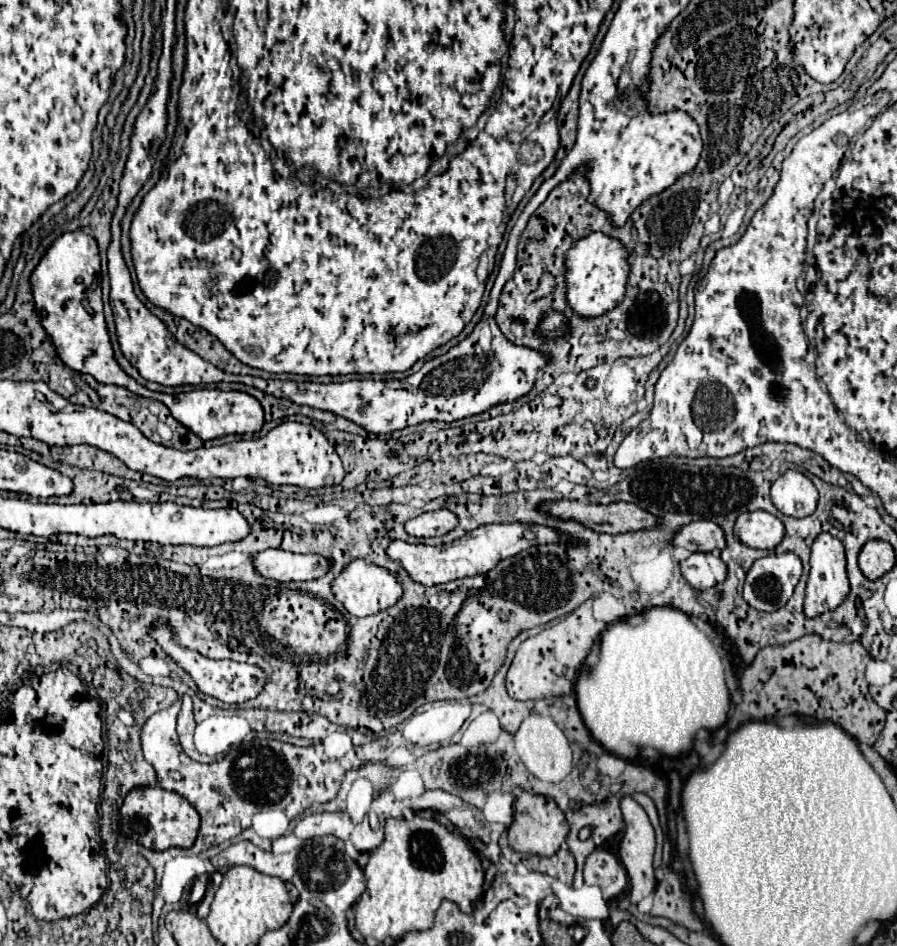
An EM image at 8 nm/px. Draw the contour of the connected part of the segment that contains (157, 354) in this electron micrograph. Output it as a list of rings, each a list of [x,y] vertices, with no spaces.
[[[135,300],[135,306],[129,308],[129,322],[123,322],[121,328],[117,328],[117,338],[119,338],[119,346],[123,356],[139,370],[139,374],[149,380],[149,382],[157,382],[163,386],[187,386],[187,384],[217,384],[217,382],[241,382],[247,386],[255,386],[261,392],[267,394],[275,394],[281,396],[281,380],[263,380],[263,378],[255,378],[255,376],[237,376],[237,374],[227,374],[219,368],[215,368],[213,364],[209,364],[207,360],[201,360],[201,356],[197,356],[195,352],[191,352],[189,348],[185,348],[183,344],[179,344],[177,340],[173,340],[169,336],[169,330],[165,328],[165,324],[153,316],[139,300]]]

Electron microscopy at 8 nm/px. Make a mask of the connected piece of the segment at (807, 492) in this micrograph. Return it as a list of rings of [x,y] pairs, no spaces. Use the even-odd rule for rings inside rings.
[[[787,470],[771,486],[771,500],[779,512],[795,518],[803,518],[817,508],[817,490],[813,482],[797,470]]]

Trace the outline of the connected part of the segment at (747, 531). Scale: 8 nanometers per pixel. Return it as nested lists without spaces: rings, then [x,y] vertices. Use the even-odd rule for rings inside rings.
[[[757,510],[757,512],[745,512],[735,522],[735,536],[741,544],[747,544],[749,548],[761,548],[771,550],[775,548],[785,534],[785,528],[779,518],[771,516],[769,512]]]

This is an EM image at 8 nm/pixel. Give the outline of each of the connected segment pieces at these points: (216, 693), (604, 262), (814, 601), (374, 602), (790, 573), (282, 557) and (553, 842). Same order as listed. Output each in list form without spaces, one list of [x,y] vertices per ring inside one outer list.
[[[181,648],[181,650],[173,650],[169,654],[175,662],[179,662],[179,666],[183,666],[191,678],[195,680],[195,684],[199,686],[199,690],[203,694],[209,694],[221,702],[229,702],[229,704],[241,704],[249,698],[255,698],[259,694],[259,682],[253,680],[253,672],[249,674],[247,670],[253,670],[253,666],[249,664],[241,664],[241,662],[235,662],[235,660],[209,660],[201,654],[191,654],[187,658],[187,650]]]
[[[591,234],[589,238],[579,240],[569,252],[569,306],[581,316],[601,316],[603,312],[611,310],[617,302],[621,302],[625,294],[625,282],[629,274],[627,266],[627,252],[617,242],[603,234]]]
[[[821,532],[813,546],[811,546],[811,572],[809,572],[809,580],[807,580],[807,596],[805,596],[805,616],[813,618],[819,616],[827,610],[837,608],[849,594],[849,580],[847,580],[847,572],[845,572],[845,552],[843,552],[843,544],[841,540],[837,540],[835,536]]]
[[[353,560],[343,568],[343,572],[331,582],[331,592],[333,596],[345,606],[345,610],[351,616],[373,616],[389,606],[393,606],[401,598],[401,584],[395,580],[395,576],[379,566],[367,566],[363,560]]]
[[[793,552],[769,554],[753,562],[745,578],[743,600],[761,612],[773,612],[787,604],[801,578],[801,560]]]
[[[263,550],[253,560],[255,572],[277,582],[299,582],[321,578],[329,562],[317,554],[293,554],[285,550]]]
[[[519,792],[515,800],[515,812],[513,812],[513,824],[509,826],[509,846],[523,854],[537,854],[537,856],[553,856],[561,844],[565,842],[569,834],[569,824],[565,820],[565,814],[557,806],[553,798]]]

